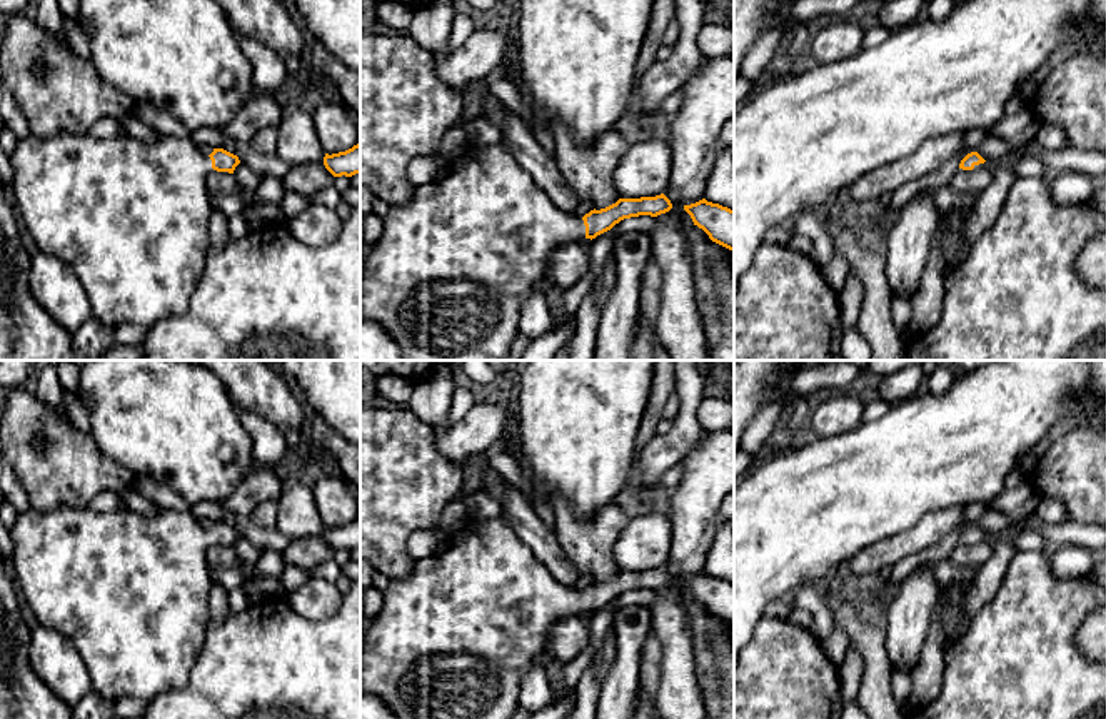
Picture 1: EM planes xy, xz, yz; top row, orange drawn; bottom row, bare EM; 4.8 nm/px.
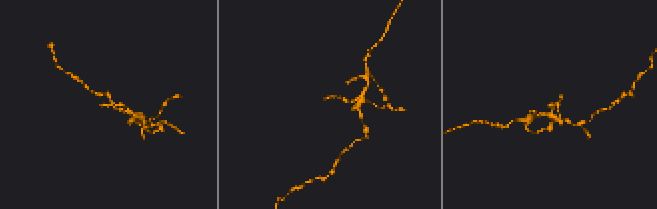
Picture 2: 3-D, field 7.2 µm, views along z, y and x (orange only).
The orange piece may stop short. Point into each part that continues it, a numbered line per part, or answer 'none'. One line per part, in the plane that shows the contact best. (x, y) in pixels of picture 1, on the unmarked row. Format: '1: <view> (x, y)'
1: xz (454, 638)

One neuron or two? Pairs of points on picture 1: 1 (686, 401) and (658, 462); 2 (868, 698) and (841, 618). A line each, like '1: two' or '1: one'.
1: one
2: one

